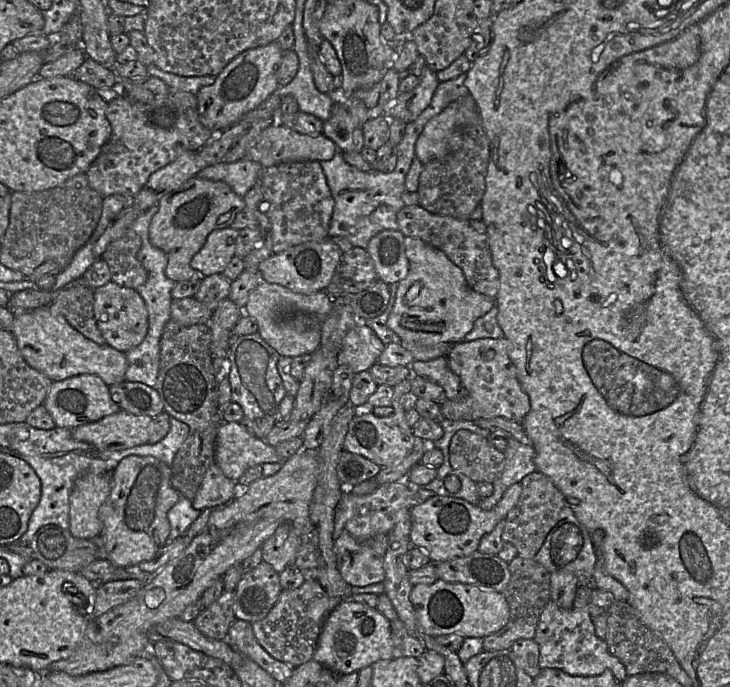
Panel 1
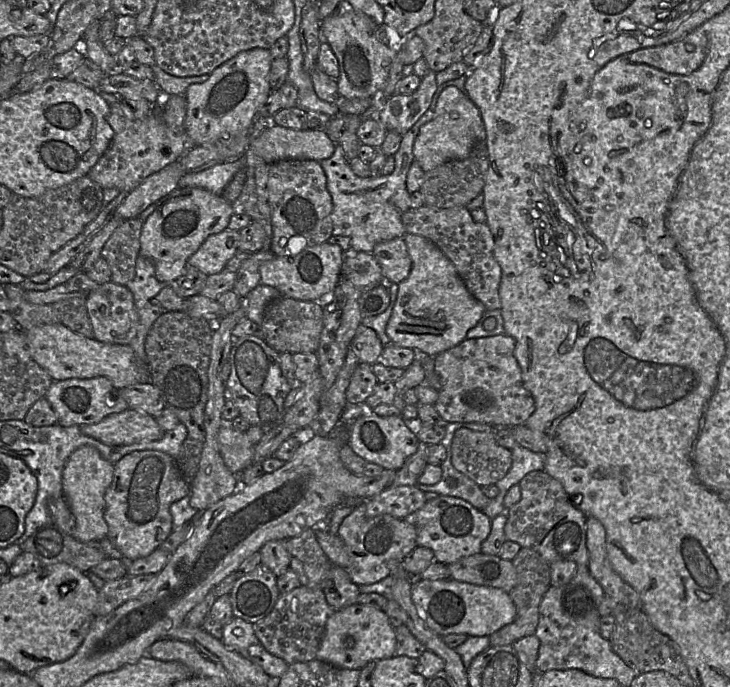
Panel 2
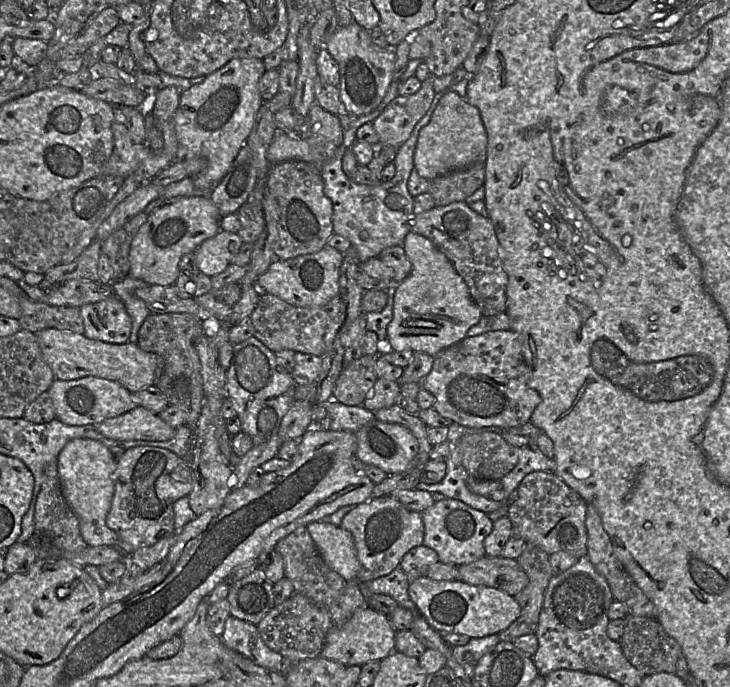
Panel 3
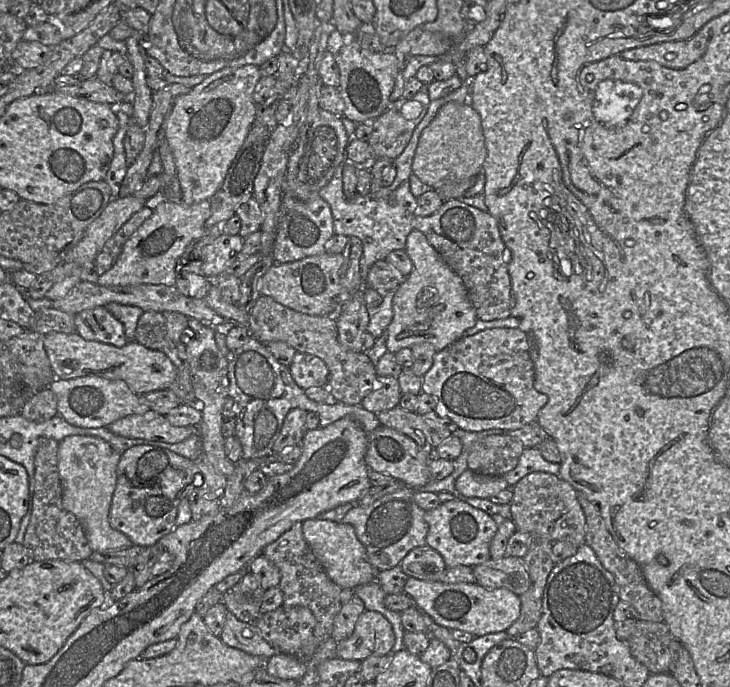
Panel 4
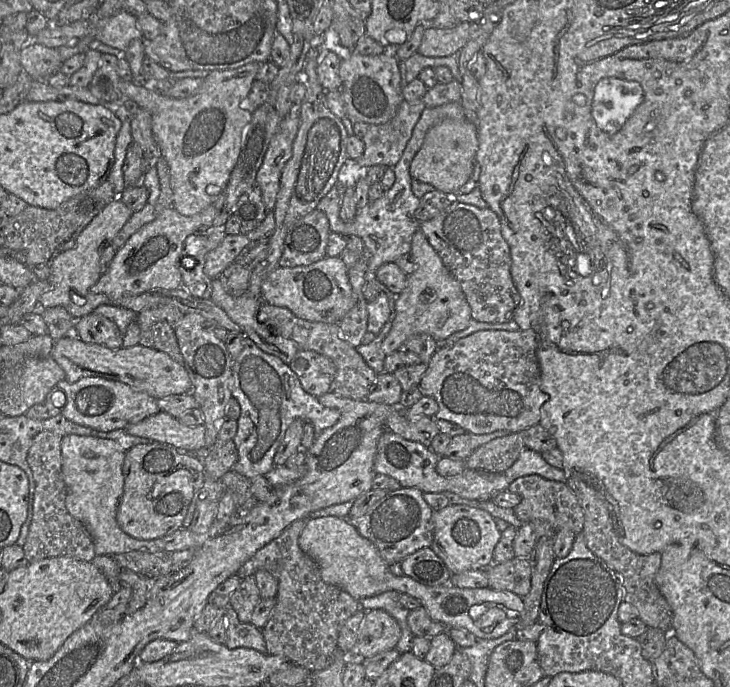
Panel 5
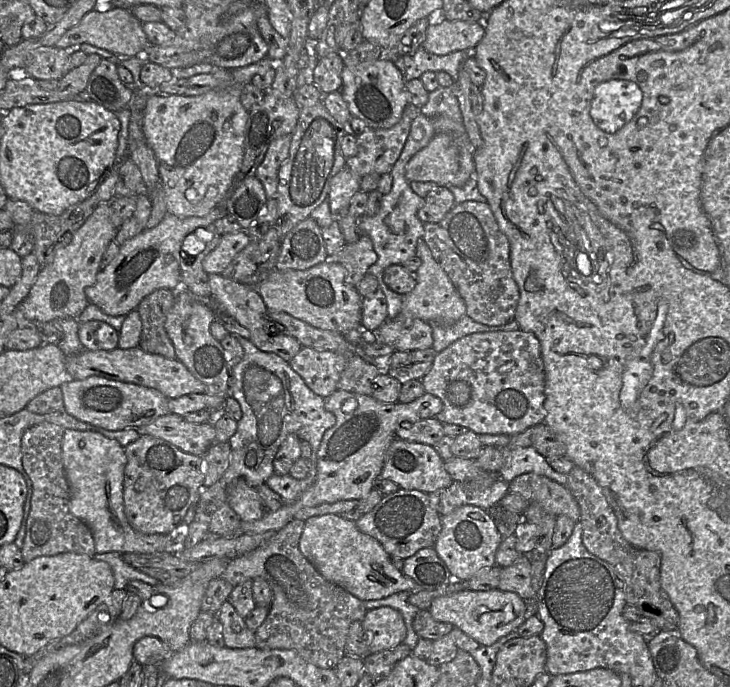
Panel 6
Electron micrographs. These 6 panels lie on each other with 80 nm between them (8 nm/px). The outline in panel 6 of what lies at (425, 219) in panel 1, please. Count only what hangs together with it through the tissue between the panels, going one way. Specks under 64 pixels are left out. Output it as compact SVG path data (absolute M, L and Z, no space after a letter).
M465 201L455 204L440 222L424 223L423 240L463 298L467 316L489 326L504 325L515 319L520 291L511 270L510 243L499 229L487 202Z

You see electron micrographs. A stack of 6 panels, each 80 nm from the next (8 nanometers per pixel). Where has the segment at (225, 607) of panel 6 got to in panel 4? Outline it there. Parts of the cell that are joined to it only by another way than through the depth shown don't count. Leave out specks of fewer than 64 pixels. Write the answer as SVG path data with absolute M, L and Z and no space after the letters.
M229 611L219 637L227 646L264 659L280 653L264 640L255 623L242 622Z

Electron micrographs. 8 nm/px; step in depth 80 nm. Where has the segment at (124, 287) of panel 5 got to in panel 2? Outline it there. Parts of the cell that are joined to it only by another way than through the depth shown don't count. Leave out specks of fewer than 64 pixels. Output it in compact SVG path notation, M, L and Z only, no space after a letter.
M198 187L176 188L157 203L157 209L148 217L142 227L139 254L152 260L158 281L170 284L186 273L187 260L200 248L208 236L227 229L235 210L234 205L227 202L221 195Z

